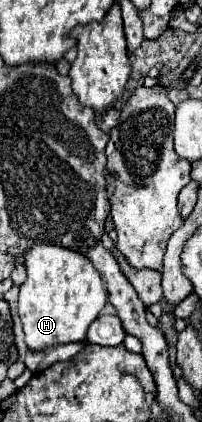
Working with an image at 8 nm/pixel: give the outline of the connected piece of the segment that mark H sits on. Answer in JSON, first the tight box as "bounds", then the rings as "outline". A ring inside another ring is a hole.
{"bounds":[20,244,106,352],"outline":[[[38,244],[26,252],[28,278],[20,286],[20,320],[26,334],[26,346],[42,352],[50,346],[70,344],[86,338],[90,324],[100,316],[106,304],[106,290],[92,262],[62,246]]]}

